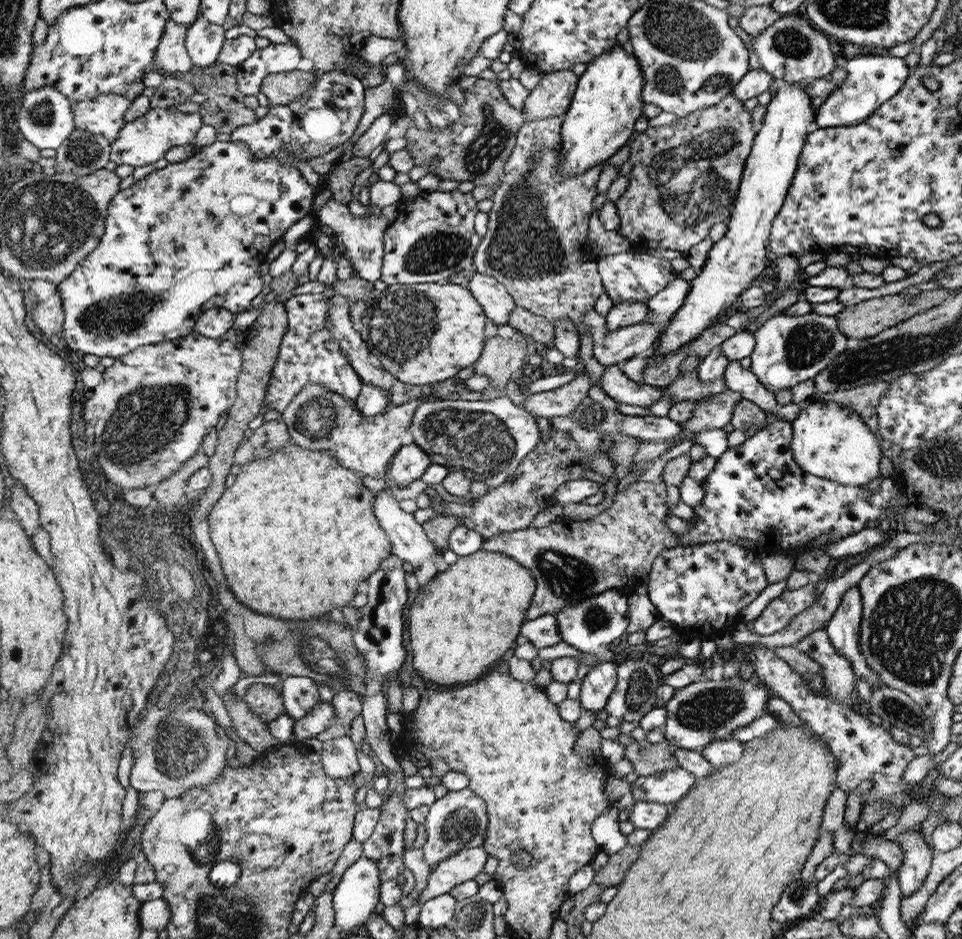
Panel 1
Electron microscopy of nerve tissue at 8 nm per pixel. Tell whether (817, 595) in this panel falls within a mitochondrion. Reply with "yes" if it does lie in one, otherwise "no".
no

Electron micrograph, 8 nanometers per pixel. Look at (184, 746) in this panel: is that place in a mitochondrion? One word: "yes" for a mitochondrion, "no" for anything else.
yes

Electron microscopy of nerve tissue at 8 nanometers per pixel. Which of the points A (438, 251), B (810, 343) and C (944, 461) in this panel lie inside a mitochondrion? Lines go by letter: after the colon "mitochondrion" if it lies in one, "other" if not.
A: mitochondrion
B: mitochondrion
C: mitochondrion

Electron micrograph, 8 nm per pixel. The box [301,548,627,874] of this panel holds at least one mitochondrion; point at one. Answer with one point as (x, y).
(460, 826)

